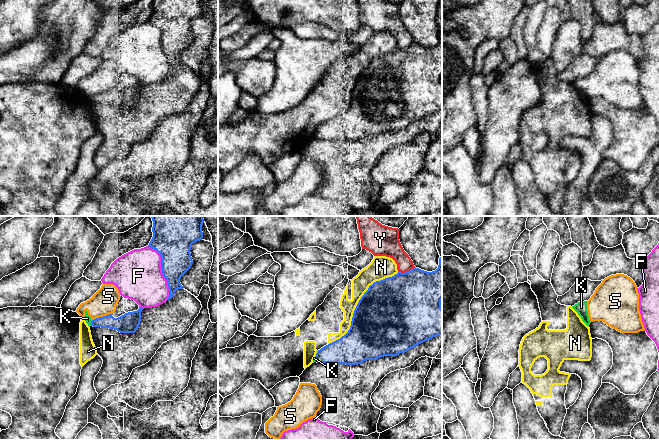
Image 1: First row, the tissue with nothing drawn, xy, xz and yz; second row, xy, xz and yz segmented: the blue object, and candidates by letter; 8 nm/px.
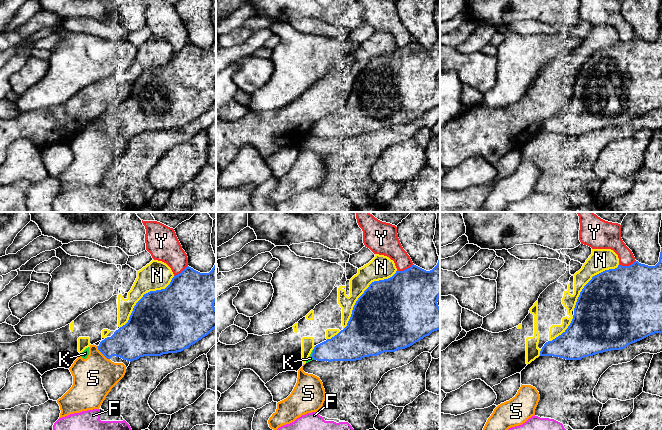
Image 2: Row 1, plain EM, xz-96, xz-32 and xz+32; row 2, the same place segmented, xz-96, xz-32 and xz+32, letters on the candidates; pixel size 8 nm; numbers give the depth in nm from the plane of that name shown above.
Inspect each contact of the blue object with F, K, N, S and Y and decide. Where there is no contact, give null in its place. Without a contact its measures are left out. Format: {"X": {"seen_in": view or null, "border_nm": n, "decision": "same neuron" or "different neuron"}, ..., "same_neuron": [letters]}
{"F": {"seen_in": "xy", "border_nm": 460, "decision": "different neuron"}, "K": {"seen_in": "xy", "border_nm": 50, "decision": "different neuron"}, "N": {"seen_in": "xz", "border_nm": 800, "decision": "different neuron"}, "S": {"seen_in": "xy", "border_nm": 170, "decision": "different neuron"}, "Y": {"seen_in": "xz", "border_nm": 150, "decision": "different neuron"}, "same_neuron": []}

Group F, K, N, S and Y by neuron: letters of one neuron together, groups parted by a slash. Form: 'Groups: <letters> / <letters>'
Groups: F / K S / N / Y

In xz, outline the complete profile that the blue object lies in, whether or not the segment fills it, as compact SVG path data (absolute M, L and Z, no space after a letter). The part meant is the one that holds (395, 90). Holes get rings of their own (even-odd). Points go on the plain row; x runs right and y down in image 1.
M442 33L435 47L413 44L374 58L359 76L348 108L317 127L317 139L358 141L384 132L397 132L442 111Z

